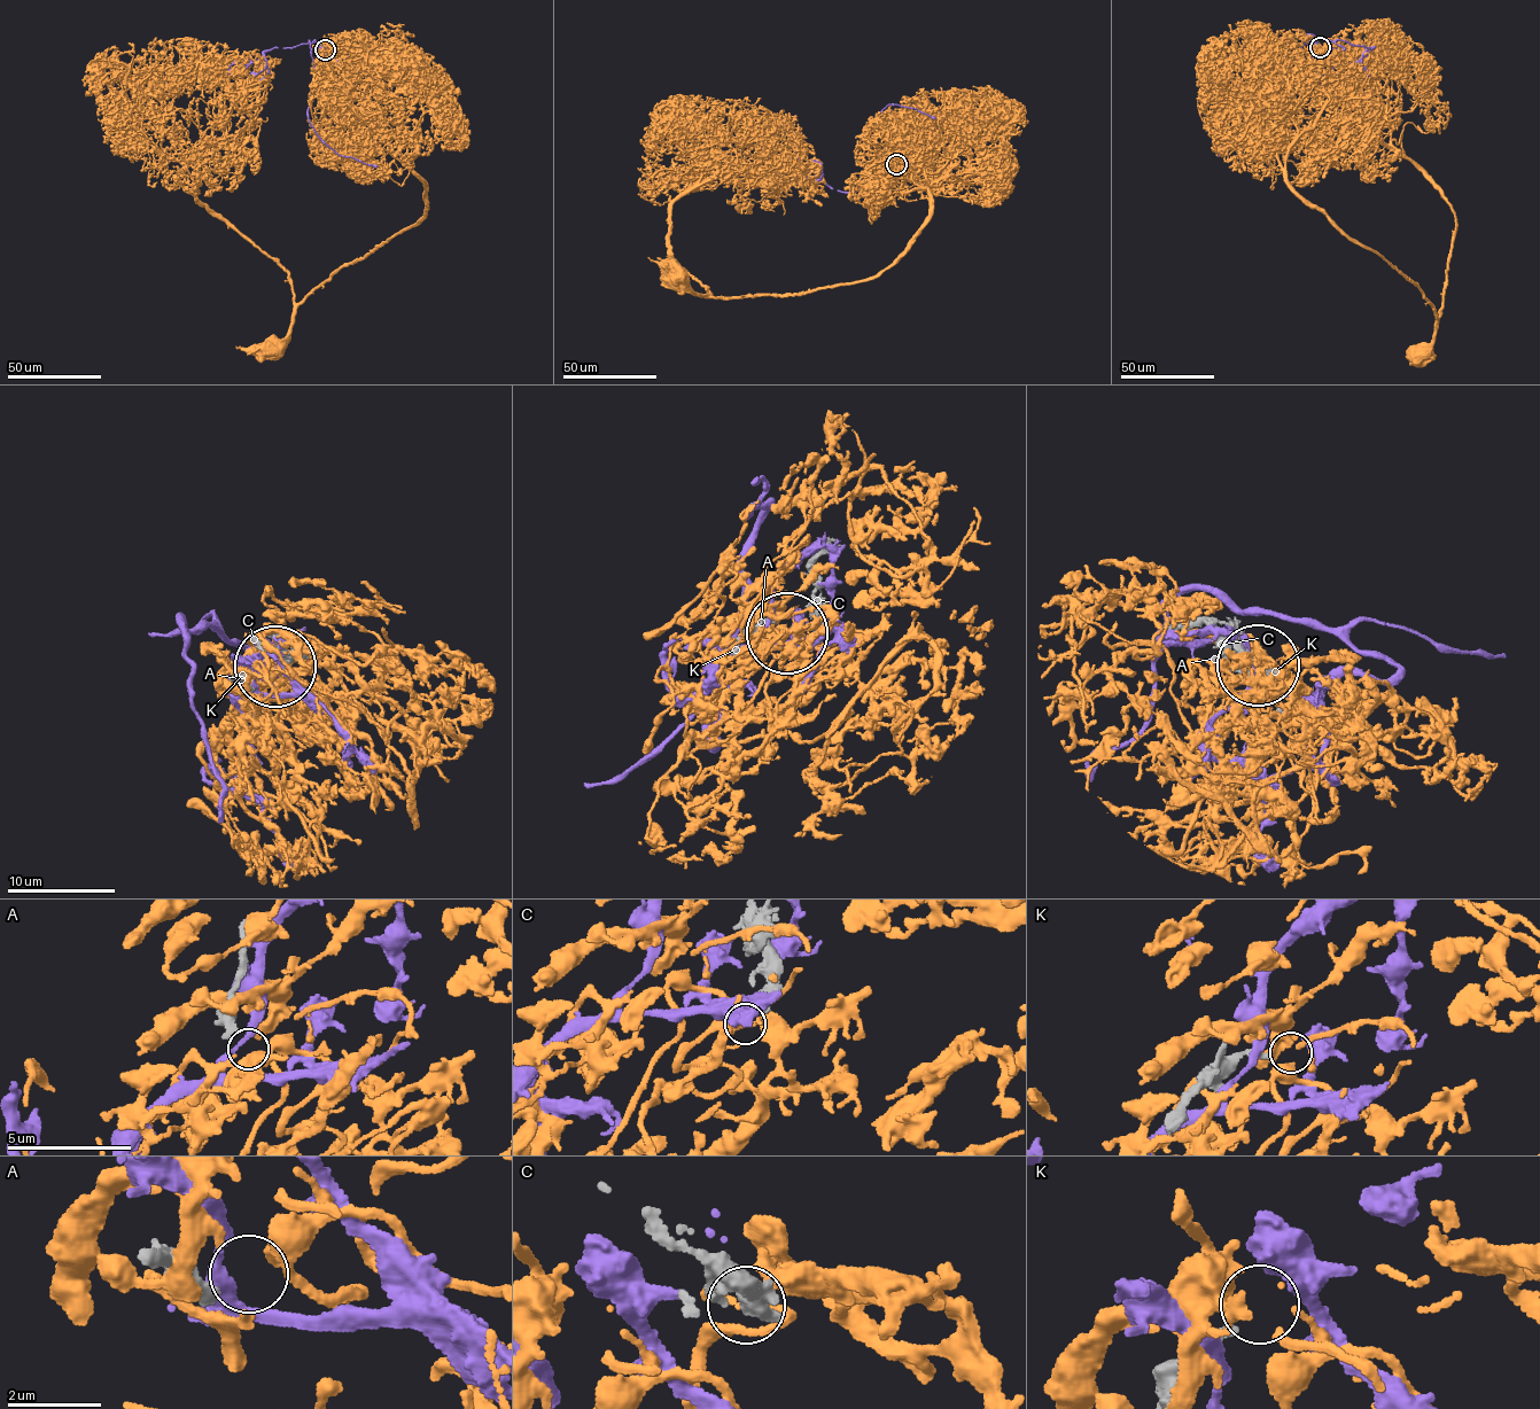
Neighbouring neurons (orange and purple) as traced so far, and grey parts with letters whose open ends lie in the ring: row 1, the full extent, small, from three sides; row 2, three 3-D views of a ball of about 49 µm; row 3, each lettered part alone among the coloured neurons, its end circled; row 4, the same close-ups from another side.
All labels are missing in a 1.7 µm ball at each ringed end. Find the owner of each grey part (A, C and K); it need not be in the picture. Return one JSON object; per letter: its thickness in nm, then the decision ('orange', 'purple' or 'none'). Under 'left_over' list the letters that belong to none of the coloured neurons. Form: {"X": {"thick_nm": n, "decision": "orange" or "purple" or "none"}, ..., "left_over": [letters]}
{"A": {"thick_nm": 380, "decision": "none"}, "C": {"thick_nm": 480, "decision": "none"}, "K": {"thick_nm": 200, "decision": "purple"}, "left_over": ["A", "C"]}

